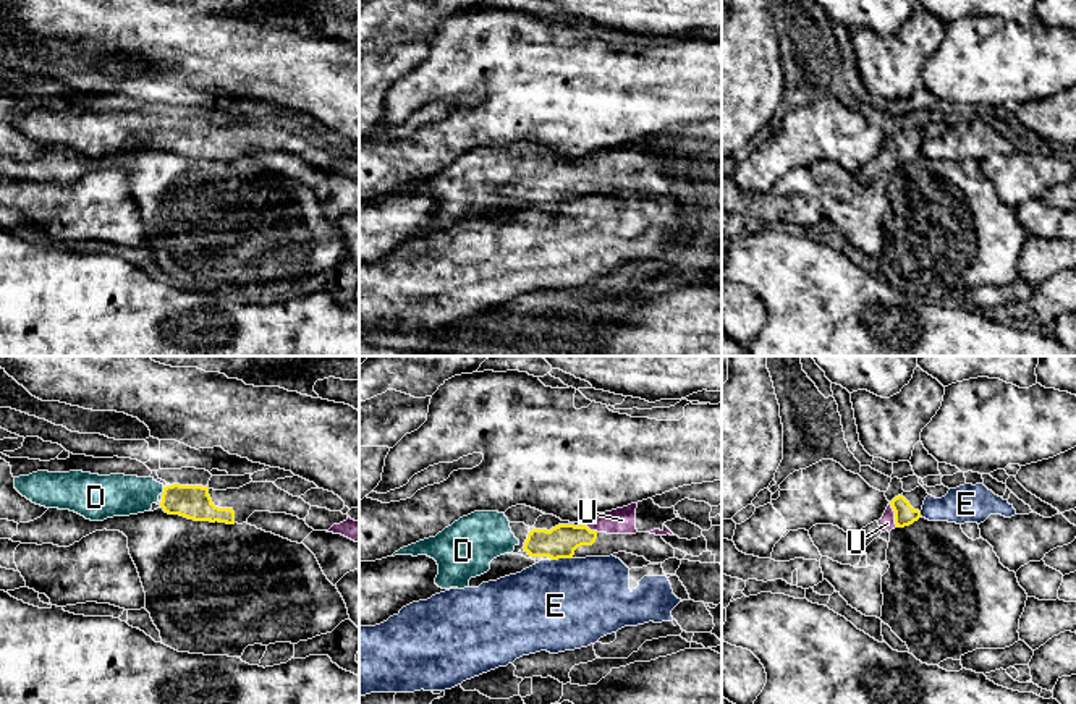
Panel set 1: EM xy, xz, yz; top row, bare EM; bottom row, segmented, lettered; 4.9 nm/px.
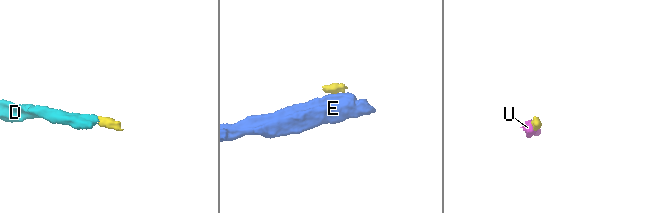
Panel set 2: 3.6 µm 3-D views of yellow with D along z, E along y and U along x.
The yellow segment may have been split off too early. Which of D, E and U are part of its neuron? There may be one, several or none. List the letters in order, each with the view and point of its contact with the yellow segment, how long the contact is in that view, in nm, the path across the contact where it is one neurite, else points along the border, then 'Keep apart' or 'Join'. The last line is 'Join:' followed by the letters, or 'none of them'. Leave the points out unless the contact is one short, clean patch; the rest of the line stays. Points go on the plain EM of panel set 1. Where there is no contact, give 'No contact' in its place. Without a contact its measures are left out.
D: Touches yellow at xy (164, 128). Shared border 40 nm. Path across: xy (193, 139), (178, 138), (164, 128), (117, 131). Join
E: Touches yellow at xz (562, 195). Shared border 110 nm. Boundary: xz (550, 195), (571, 196). Keep apart
U: Touches yellow at yz (895, 152). Shared border 130 nm. Path across: yz (905, 152), (895, 152), (887, 161). Join
Join: D, U

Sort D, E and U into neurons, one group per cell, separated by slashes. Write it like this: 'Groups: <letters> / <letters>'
Groups: D U / E

